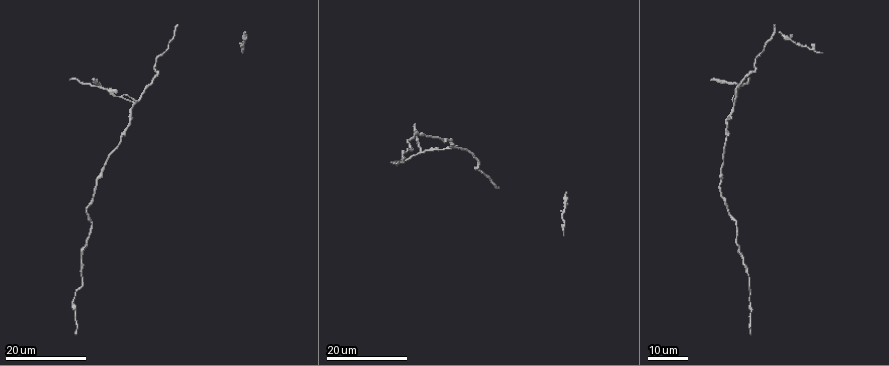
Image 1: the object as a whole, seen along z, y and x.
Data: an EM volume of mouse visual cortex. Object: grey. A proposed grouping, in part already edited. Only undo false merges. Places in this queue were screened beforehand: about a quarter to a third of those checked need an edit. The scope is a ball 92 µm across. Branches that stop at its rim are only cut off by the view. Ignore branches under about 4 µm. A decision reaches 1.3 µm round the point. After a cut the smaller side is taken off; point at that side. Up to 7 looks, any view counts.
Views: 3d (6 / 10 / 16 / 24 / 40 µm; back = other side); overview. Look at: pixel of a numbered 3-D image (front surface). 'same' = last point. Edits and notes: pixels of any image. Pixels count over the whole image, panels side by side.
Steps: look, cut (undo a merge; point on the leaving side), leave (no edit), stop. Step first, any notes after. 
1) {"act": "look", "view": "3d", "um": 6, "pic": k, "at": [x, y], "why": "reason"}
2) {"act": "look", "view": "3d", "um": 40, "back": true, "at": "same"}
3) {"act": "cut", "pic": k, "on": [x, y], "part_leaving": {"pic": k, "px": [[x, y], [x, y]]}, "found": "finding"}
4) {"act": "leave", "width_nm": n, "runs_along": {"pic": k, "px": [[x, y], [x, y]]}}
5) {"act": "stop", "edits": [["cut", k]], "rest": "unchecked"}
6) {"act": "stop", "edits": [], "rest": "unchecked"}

{"act": "look", "view": "3d", "um": 16, "pic": 1, "at": [113, 95]}

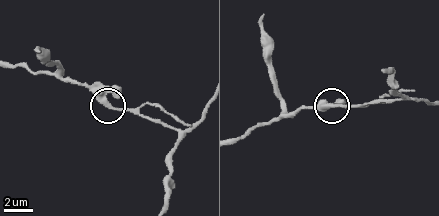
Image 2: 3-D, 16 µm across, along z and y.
{"act": "look", "view": "3d", "um": 10, "pic": 2, "at": [335, 106], "why": "zoom in"}

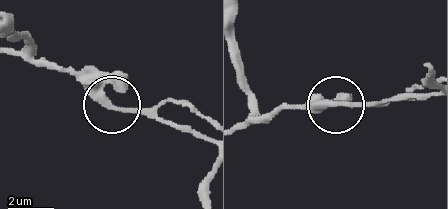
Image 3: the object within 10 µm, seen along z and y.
{"act": "leave", "runs_along": {"pic": 3, "px": [[428, 92], [370, 104], [298, 108]]}, "found": "all the same neuron"}

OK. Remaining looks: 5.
{"act": "look", "view": "3d", "um": 24, "pic": 1, "at": [455, 147], "why": "four arms meet"}

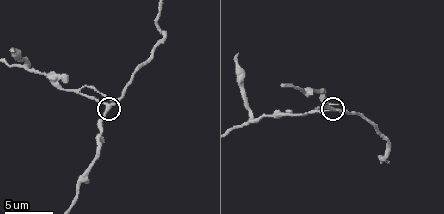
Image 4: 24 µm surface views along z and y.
{"act": "look", "view": "3d", "um": 6, "pic": 4, "at": [108, 106]}

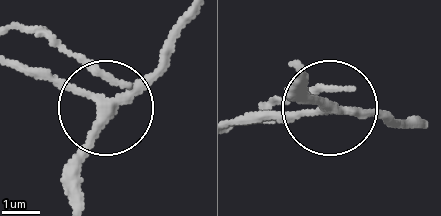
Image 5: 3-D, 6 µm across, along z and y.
{"act": "leave", "arms": 4, "runs_along": {"pic": 5, "px": [[71, 196], [78, 158], [103, 113], [14, 69]]}, "found": "one neuron here"}

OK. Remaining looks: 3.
{"act": "look", "view": "3d", "um": 10, "pic": 4, "at": [252, 117], "why": "three-way junction"}

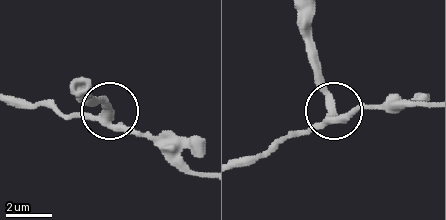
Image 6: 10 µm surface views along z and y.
{"act": "cut", "pic": 6, "on": [102, 96], "found": "a second neuron is stuck on"}

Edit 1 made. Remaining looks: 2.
{"act": "look", "view": "3d", "um": 24, "pic": 1, "at": [749, 294], "why": "sudden change in width"}

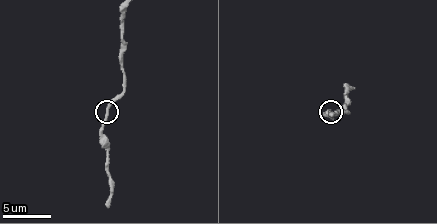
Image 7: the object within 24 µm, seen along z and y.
{"act": "look", "view": "3d", "um": 6, "pic": 7, "at": [109, 108]}

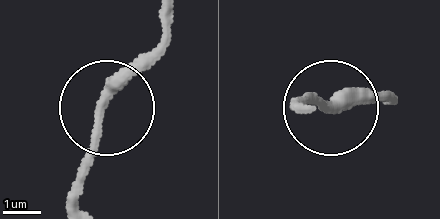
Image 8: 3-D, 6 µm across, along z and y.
{"act": "leave", "runs_along": {"pic": 8, "px": [[161, 18], [158, 47], [107, 104], [78, 200]]}, "found": "continuous, no second neuron"}

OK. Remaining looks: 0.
{"act": "stop", "edits": [["cut", 6]], "rest": "unchecked"}

